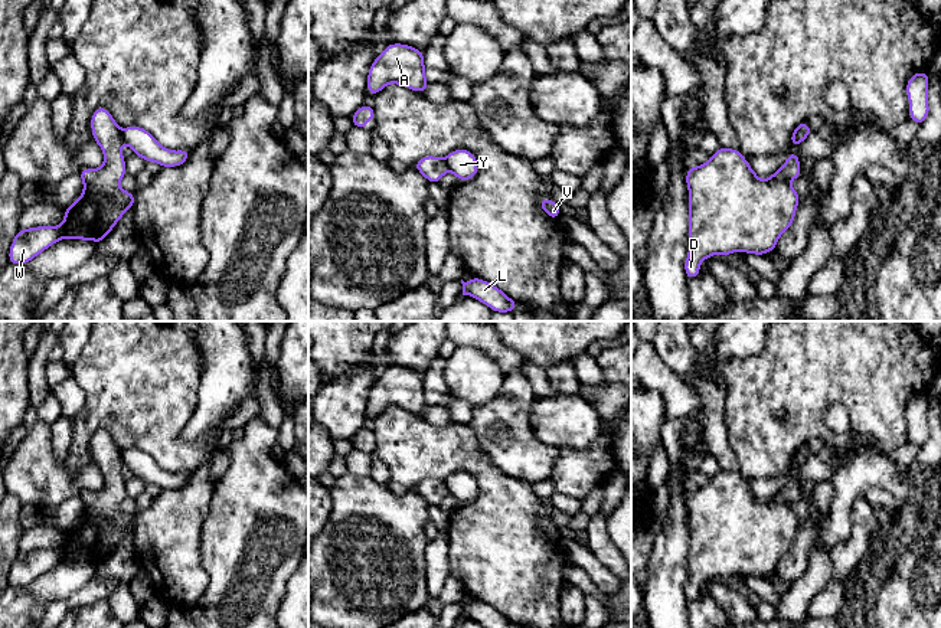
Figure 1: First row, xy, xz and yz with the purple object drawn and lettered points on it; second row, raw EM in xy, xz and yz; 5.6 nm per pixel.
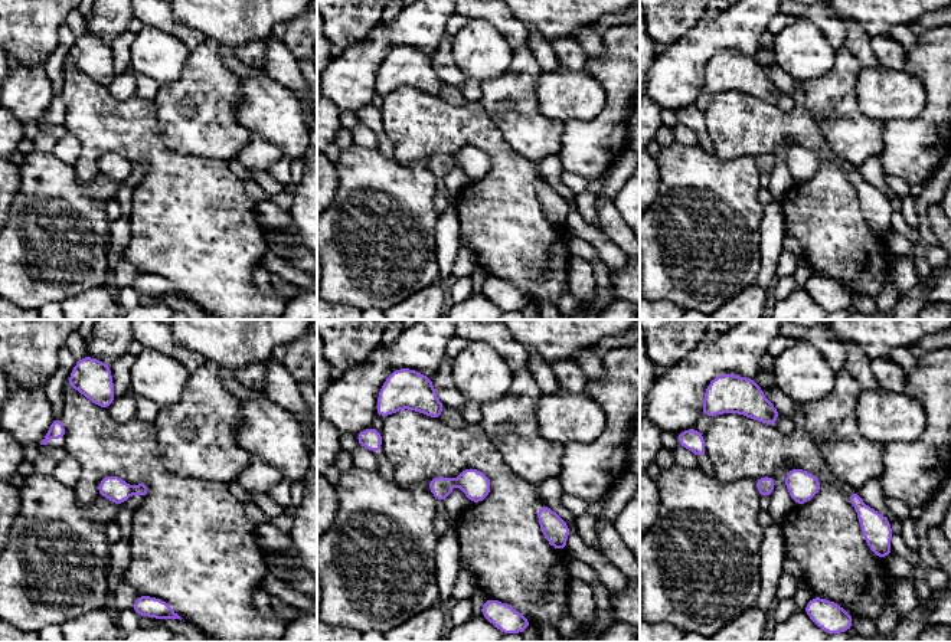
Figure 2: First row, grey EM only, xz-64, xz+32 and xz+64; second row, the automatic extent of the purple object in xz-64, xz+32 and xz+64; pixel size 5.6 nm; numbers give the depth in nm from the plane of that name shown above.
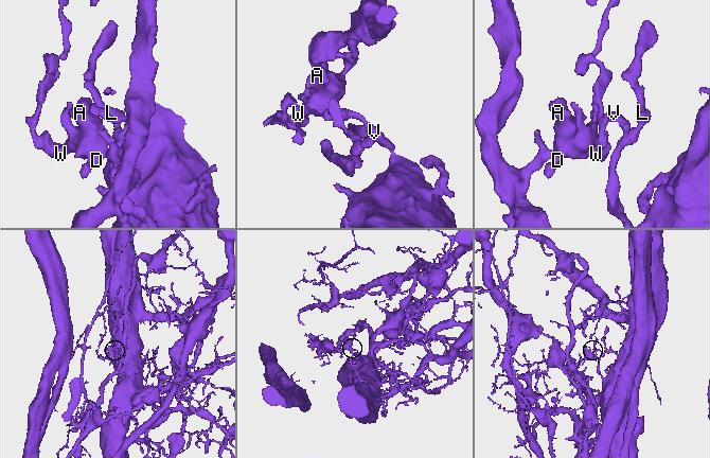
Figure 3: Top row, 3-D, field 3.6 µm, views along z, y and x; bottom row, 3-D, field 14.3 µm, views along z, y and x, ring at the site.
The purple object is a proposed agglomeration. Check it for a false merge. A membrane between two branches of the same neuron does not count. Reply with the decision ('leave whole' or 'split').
split

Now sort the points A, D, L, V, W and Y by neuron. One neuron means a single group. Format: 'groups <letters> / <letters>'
groups A D W / L V Y

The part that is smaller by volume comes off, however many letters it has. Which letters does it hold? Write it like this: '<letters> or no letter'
A, D, W

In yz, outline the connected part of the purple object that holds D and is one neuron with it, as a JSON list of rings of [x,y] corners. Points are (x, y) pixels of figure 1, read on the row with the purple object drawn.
[[[725,147],[713,153],[708,163],[687,169],[687,281],[700,274],[702,261],[712,255],[765,255],[775,251],[800,203],[790,184],[801,177],[800,157],[790,151],[774,174],[765,180],[758,177],[739,150]]]

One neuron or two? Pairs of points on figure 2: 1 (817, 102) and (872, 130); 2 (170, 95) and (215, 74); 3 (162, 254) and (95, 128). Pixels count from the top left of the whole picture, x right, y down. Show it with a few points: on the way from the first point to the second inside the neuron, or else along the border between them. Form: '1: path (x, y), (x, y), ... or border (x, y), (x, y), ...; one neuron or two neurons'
1: path (832, 111), (843, 114), (858, 130); one neuron
2: path (182, 95), (193, 95), (203, 85); one neuron
3: path (162, 215), (162, 164), (134, 137); one neuron

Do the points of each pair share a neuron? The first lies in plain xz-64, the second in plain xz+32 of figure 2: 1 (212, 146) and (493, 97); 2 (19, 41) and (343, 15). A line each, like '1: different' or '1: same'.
1: same
2: same

